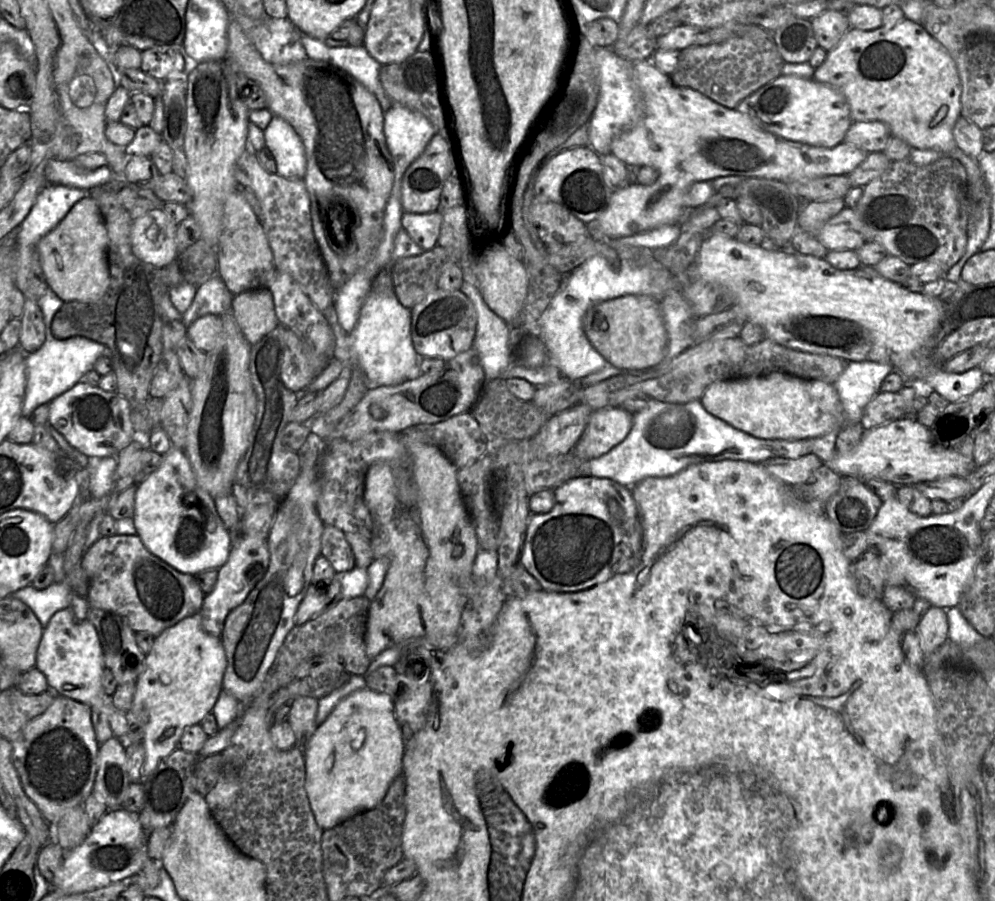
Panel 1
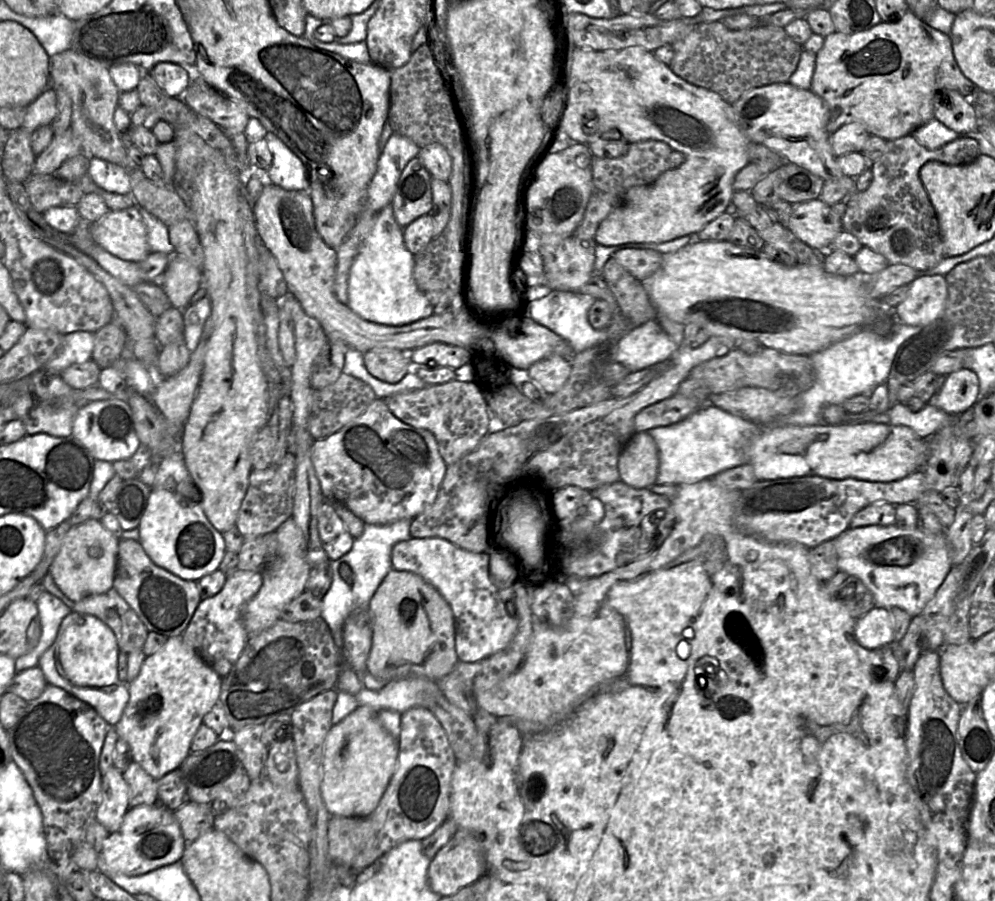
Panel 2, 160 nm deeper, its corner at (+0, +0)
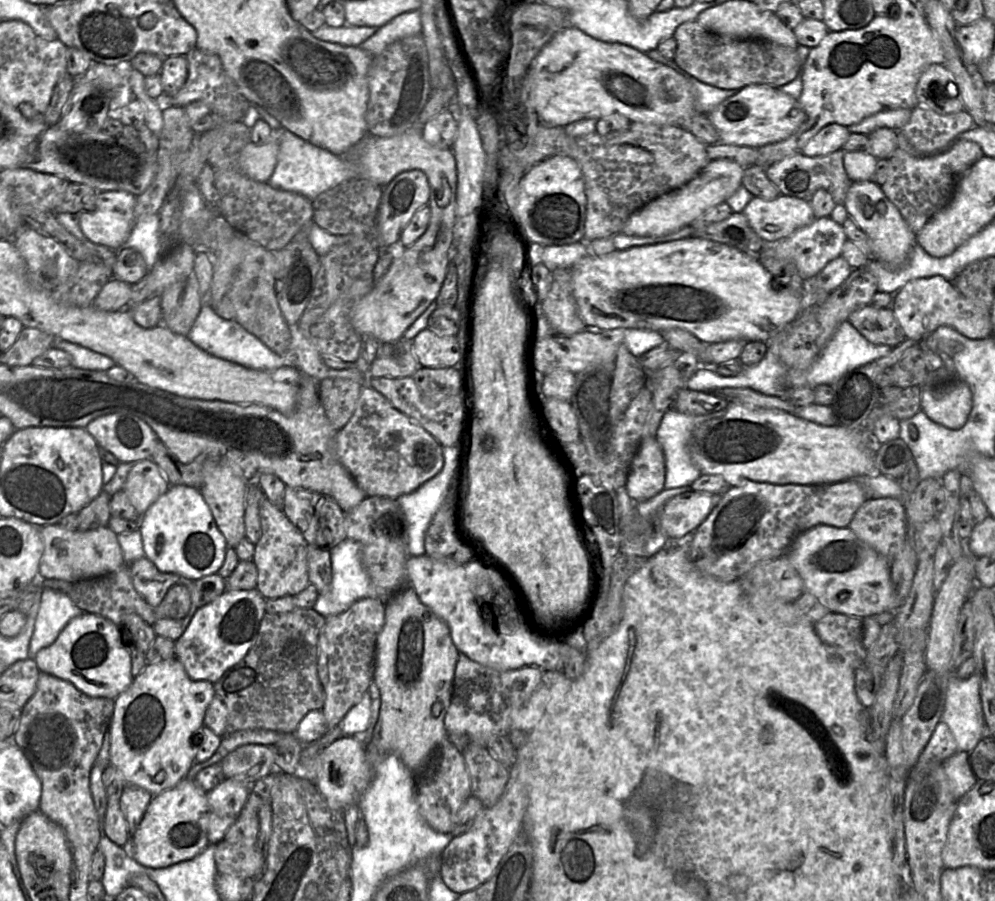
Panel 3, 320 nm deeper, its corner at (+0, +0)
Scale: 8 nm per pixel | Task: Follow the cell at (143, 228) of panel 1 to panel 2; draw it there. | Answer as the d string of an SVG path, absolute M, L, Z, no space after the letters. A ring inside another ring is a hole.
M136 204L124 210L110 210L99 220L90 223L90 232L96 244L121 260L138 264L151 253L146 226Z

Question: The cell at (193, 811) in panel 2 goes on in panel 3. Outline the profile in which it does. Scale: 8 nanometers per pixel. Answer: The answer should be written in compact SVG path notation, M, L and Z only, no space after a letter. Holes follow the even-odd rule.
M225 779L207 792L209 844L214 845L224 839L227 830L240 815L251 792L252 784L233 779Z

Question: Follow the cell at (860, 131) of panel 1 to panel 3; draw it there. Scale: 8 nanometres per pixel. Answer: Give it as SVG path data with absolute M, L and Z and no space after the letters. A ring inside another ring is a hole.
M829 124L813 136L801 150L810 157L823 156L842 149L851 132L841 124Z

